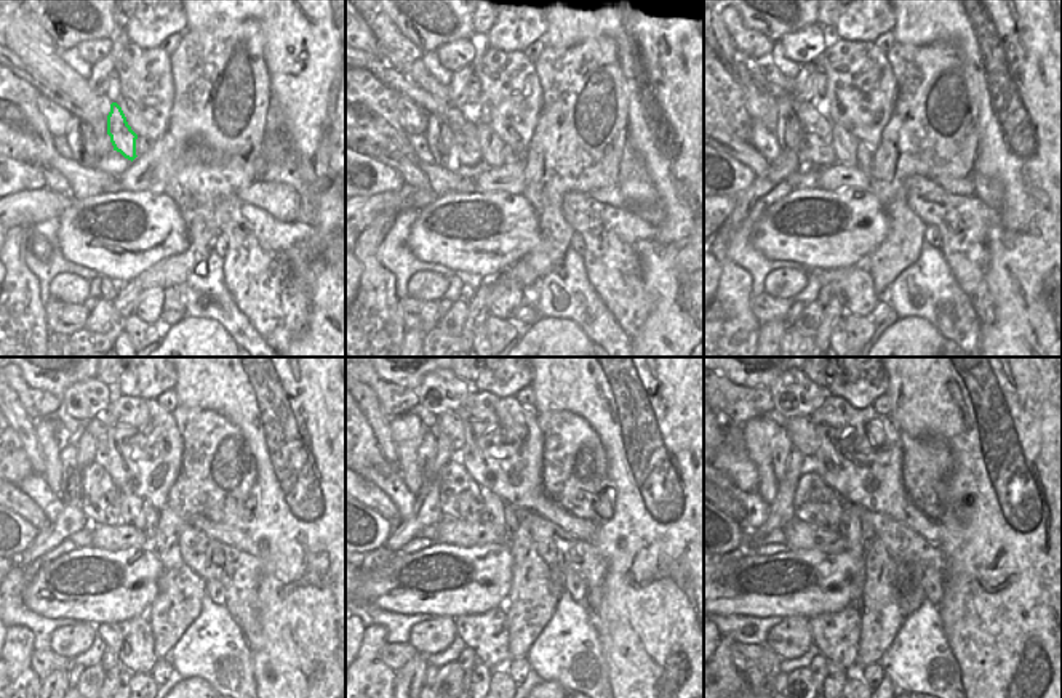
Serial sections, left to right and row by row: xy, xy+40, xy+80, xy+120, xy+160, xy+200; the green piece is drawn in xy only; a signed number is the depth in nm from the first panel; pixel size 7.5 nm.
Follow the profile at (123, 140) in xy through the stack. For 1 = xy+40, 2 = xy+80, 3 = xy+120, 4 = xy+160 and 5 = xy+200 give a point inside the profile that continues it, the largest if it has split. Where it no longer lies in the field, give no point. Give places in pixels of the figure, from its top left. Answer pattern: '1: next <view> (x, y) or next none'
1: next xy+40 (490, 144)
2: next xy+80 (845, 144)
3: next xy+120 (131, 514)
4: next xy+160 (491, 506)
5: next xy+200 (850, 527)

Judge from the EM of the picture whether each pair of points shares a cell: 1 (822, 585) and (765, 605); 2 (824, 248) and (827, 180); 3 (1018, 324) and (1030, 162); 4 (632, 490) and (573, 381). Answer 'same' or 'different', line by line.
1: same
2: different
3: same
4: same

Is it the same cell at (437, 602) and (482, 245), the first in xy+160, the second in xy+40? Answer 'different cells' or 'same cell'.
same cell

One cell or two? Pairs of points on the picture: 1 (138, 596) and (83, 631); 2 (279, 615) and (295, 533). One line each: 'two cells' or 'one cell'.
1: two cells
2: one cell

